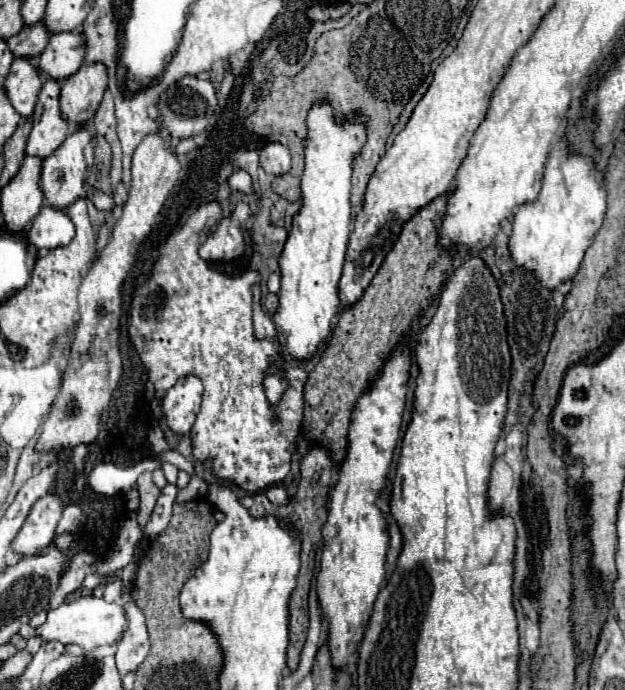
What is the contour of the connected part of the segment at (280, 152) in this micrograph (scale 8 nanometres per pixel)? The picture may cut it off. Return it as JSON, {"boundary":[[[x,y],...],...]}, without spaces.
{"boundary":[[[267,143],[259,151],[259,159],[261,159],[261,167],[269,175],[283,175],[291,167],[289,149],[285,145],[281,145],[281,143]]]}

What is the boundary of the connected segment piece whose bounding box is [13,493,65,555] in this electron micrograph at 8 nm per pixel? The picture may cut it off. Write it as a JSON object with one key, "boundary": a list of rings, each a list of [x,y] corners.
{"boundary":[[[47,493],[45,497],[35,501],[31,513],[27,515],[23,527],[13,541],[13,549],[19,555],[33,555],[43,549],[55,535],[55,527],[61,519],[63,507],[63,499],[55,493]]]}

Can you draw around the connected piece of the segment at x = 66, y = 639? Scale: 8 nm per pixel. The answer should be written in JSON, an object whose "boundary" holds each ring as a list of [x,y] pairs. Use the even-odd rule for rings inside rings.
{"boundary":[[[79,597],[71,603],[61,603],[57,609],[51,609],[47,613],[47,621],[41,627],[23,625],[19,633],[27,637],[41,637],[43,641],[61,641],[61,643],[75,643],[83,649],[93,649],[99,645],[113,645],[125,631],[127,617],[119,603],[107,603],[105,599],[97,597]]]}

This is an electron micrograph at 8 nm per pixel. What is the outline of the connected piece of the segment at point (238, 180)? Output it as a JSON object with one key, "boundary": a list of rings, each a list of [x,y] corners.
{"boundary":[[[243,169],[235,171],[235,173],[229,177],[229,187],[235,189],[235,191],[241,191],[241,193],[247,193],[247,195],[253,193],[253,181],[251,181],[249,173],[243,171]]]}

